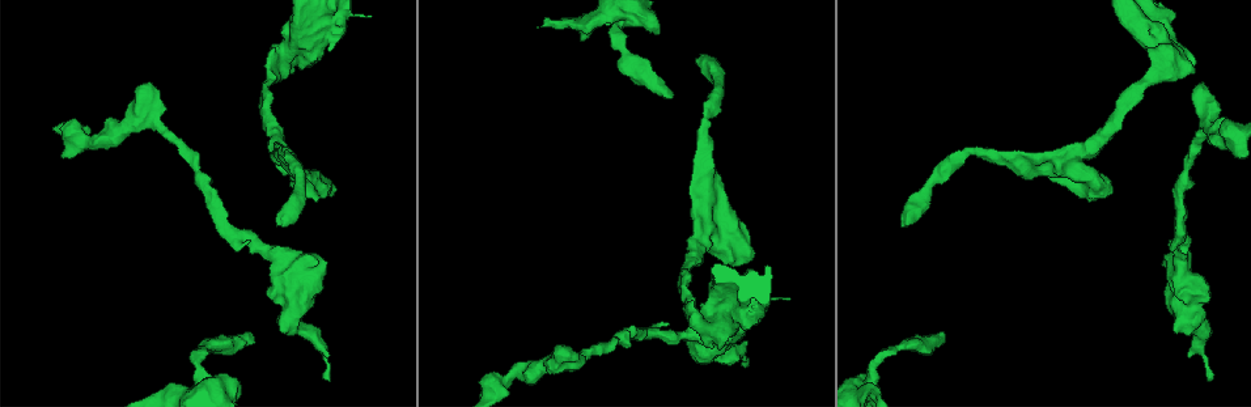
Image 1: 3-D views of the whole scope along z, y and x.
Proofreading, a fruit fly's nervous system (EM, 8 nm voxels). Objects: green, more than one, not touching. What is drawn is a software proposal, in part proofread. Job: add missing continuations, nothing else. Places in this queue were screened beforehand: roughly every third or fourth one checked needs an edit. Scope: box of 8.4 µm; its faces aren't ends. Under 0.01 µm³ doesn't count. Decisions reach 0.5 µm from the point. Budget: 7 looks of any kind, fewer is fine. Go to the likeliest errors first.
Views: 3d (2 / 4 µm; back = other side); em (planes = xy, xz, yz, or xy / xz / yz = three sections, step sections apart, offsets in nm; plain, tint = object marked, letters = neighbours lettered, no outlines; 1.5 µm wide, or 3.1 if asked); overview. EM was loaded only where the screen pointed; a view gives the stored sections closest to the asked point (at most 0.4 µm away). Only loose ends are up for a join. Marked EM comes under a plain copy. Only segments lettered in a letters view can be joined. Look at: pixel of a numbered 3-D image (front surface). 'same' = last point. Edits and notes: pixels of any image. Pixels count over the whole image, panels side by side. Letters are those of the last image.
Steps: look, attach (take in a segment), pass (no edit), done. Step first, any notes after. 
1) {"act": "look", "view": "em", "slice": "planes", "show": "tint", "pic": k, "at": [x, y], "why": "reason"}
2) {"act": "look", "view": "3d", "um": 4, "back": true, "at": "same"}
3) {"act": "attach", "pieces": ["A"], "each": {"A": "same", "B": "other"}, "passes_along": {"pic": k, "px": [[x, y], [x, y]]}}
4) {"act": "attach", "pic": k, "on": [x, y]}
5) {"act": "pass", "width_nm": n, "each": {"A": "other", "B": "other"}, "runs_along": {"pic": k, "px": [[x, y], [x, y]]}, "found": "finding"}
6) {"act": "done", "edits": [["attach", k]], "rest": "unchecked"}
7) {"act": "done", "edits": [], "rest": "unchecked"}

{"act": "look", "view": "3d", "um": 2, "pic": 1, "at": [250, 334], "why": "end of a long branch"}

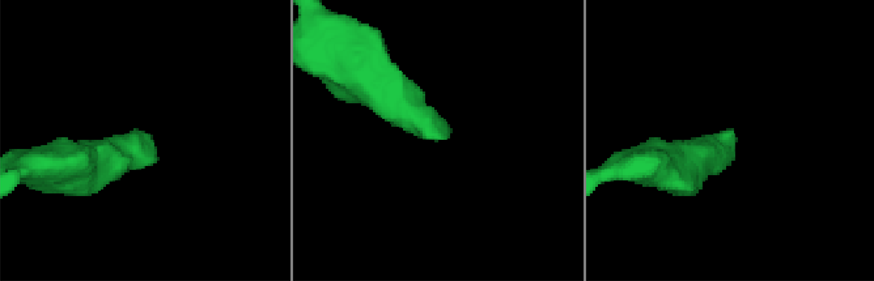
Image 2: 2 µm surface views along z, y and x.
{"act": "look", "view": "em", "slice": "planes", "show": "letters", "pic": 2, "at": [148, 139]}

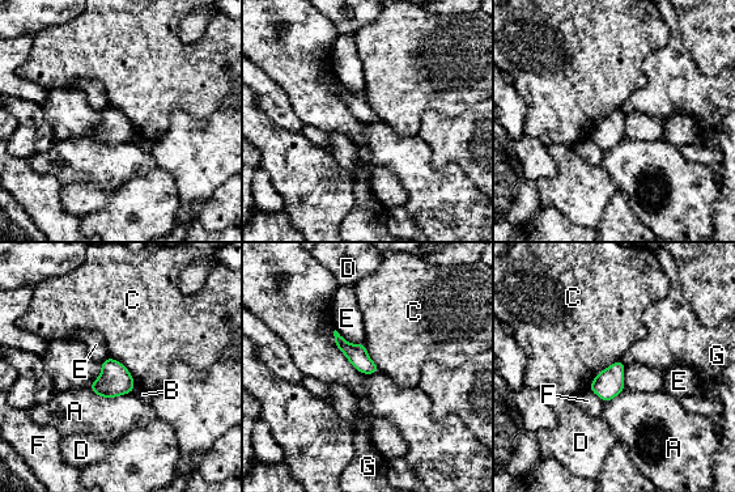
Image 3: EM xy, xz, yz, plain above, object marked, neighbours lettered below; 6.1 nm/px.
{"act": "pass", "each": {"A": "other", "B": "other", "C": "other", "D": "other", "E": "other", "F": "other", "G": "other"}, "border": {"pic": 3, "px": [[620, 359], [602, 369], [589, 387]]}, "found": "no lettered segment goes on from it"}

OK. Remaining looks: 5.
{"act": "look", "view": "3d", "um": 2, "pic": 1, "at": [695, 59], "why": "branch stops here"}

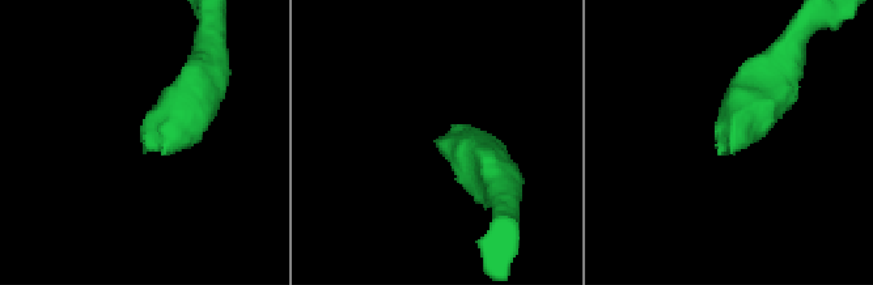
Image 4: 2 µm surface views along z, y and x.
{"act": "look", "view": "em", "slice": "planes", "show": "letters", "pic": 4, "at": [148, 148]}

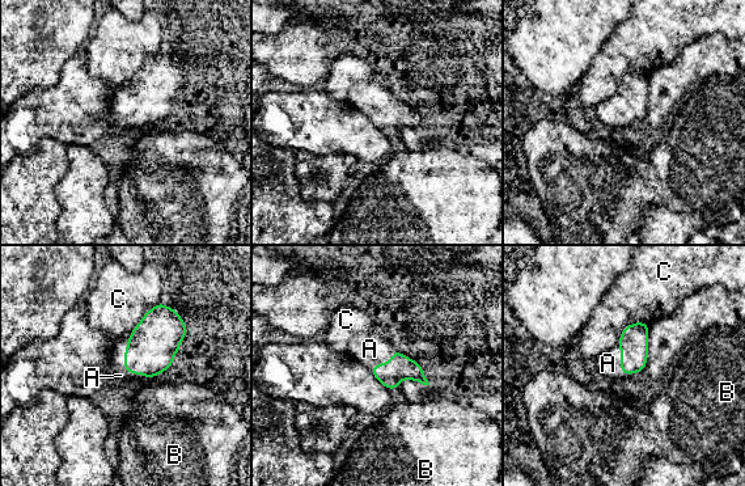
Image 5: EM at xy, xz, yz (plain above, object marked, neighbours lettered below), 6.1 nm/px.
{"act": "attach", "pieces": ["A"], "each": {"A": "same", "B": "other", "C": "other"}, "found": "the cell continues"}

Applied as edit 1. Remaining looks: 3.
{"act": "look", "view": "3d", "um": 2, "pic": 1, "at": [329, 381], "why": "branch stops here"}

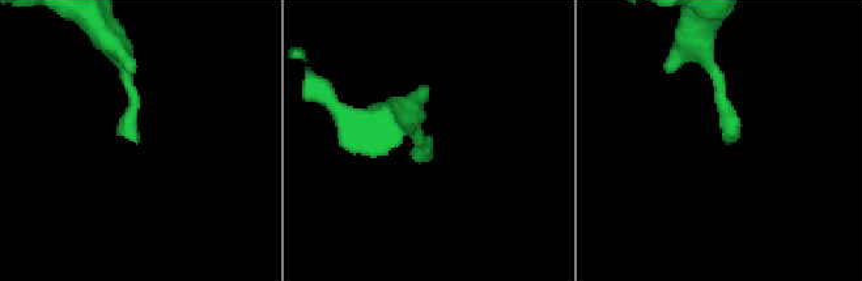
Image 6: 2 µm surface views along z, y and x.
{"act": "look", "view": "em", "um": 3.1, "slice": "planes", "show": "letters", "pic": 6, "at": [432, 153], "why": "shape alone is not enough"}

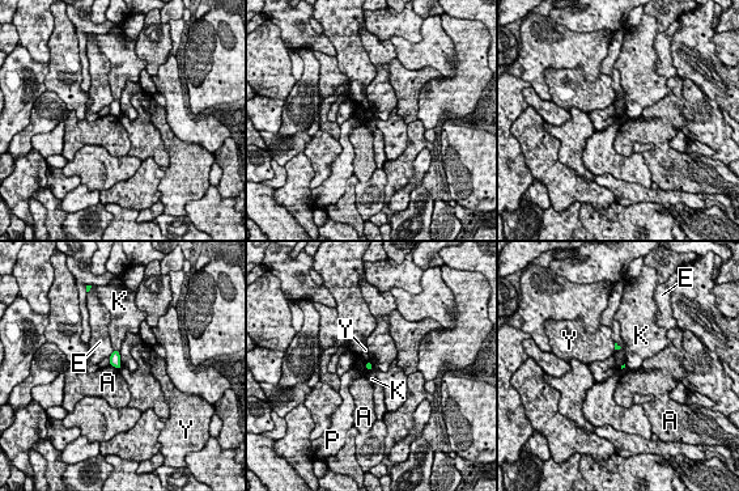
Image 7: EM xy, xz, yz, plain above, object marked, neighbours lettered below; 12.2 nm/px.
{"act": "pass", "longest_contact_nm": ["A", 140], "each": {"A": "other", "E": "other", "K": "other", "P": "other", "Y": "other"}, "found": "no lettered segment goes on from it"}

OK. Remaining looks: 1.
{"act": "done", "edits": [["attach", 5]], "rest": "unchecked"}

